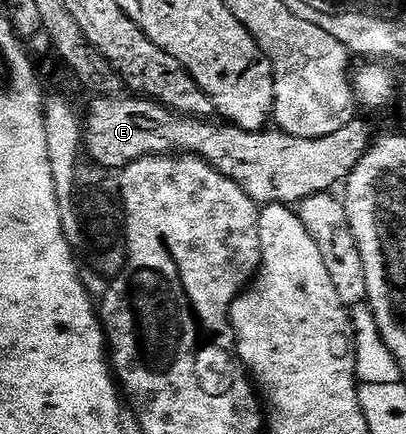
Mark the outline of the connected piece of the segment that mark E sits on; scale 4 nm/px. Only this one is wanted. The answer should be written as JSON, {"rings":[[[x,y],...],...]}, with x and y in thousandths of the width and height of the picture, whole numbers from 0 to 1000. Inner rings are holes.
{"rings":[[[239,221],[227,230],[219,256],[204,263],[204,346],[217,371],[236,373],[241,382],[271,396],[296,396],[333,369],[382,359],[384,355],[475,355],[502,369],[520,387],[537,392],[559,415],[589,424],[599,442],[635,477],[707,475],[739,470],[751,456],[778,447],[798,447],[837,431],[860,408],[860,399],[894,369],[909,348],[924,309],[909,302],[909,290],[889,276],[874,276],[835,304],[815,304],[815,313],[793,318],[739,318],[700,309],[680,295],[648,300],[591,300],[571,286],[547,286],[542,279],[502,272],[466,272],[456,263],[433,263],[411,251],[399,235],[379,235],[355,221]]]}

